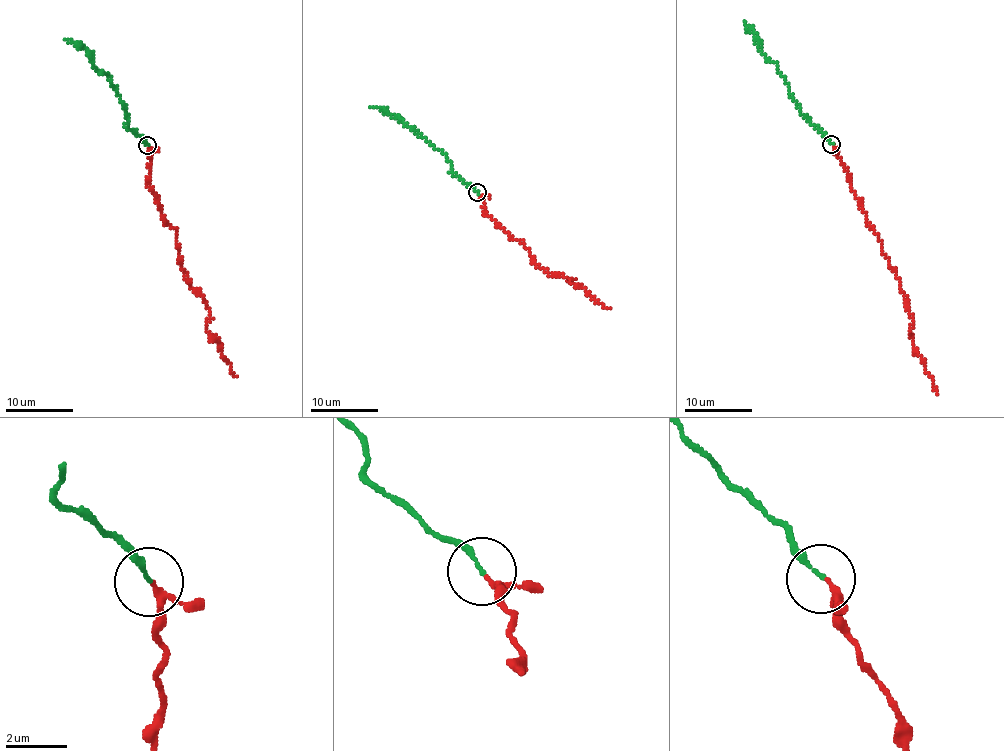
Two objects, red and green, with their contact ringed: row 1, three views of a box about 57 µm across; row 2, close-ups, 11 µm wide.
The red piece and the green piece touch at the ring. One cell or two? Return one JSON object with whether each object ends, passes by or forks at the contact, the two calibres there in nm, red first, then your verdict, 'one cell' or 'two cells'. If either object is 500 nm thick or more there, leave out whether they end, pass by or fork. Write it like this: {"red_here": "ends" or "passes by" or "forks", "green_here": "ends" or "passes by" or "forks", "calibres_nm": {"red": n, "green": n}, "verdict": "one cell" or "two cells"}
{"red_here": "passes by", "green_here": "ends", "calibres_nm": {"red": 170, "green": 150}, "verdict": "one cell"}

